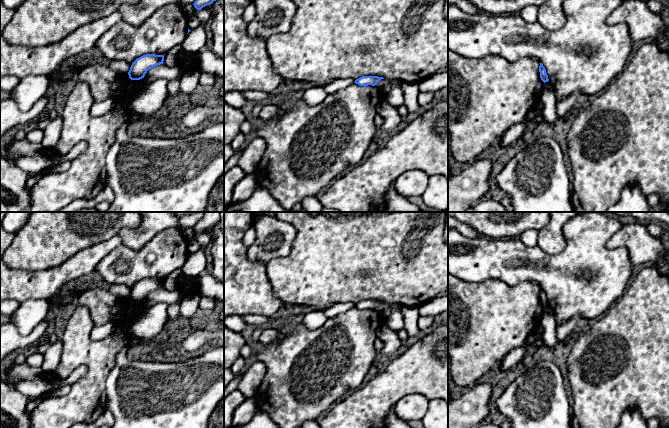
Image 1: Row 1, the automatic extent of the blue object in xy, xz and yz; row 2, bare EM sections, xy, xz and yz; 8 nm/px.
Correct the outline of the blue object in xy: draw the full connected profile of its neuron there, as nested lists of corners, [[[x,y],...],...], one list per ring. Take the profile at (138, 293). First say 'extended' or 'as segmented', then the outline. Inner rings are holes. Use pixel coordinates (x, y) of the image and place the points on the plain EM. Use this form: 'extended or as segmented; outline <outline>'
as segmented; outline [[[147,278],[137,282],[131,289],[128,296],[131,304],[140,304],[144,302],[149,293],[163,288],[164,279]]]

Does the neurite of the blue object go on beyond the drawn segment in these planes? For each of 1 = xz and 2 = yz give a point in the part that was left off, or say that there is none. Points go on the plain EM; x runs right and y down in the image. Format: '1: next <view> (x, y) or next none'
1: next none
2: next none

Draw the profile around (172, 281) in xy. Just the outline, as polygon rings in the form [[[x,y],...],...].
[[[177,269],[170,273],[165,279],[164,279],[164,288],[167,290],[177,290],[180,283],[183,281],[184,275],[182,272],[182,269]]]

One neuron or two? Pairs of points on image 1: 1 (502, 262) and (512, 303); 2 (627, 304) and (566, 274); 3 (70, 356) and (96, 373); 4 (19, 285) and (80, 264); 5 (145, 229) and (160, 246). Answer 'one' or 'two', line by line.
1: two
2: two
3: one
4: one
5: two

